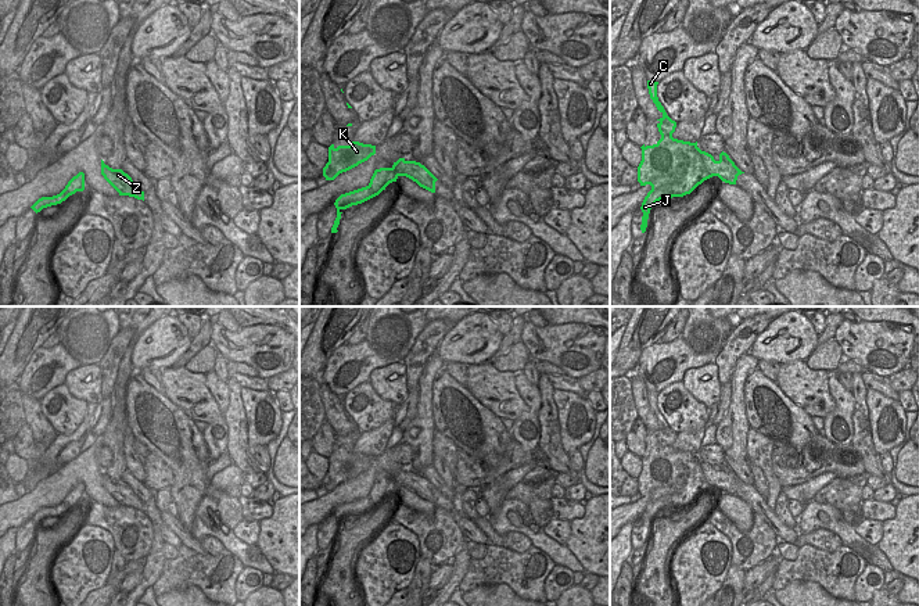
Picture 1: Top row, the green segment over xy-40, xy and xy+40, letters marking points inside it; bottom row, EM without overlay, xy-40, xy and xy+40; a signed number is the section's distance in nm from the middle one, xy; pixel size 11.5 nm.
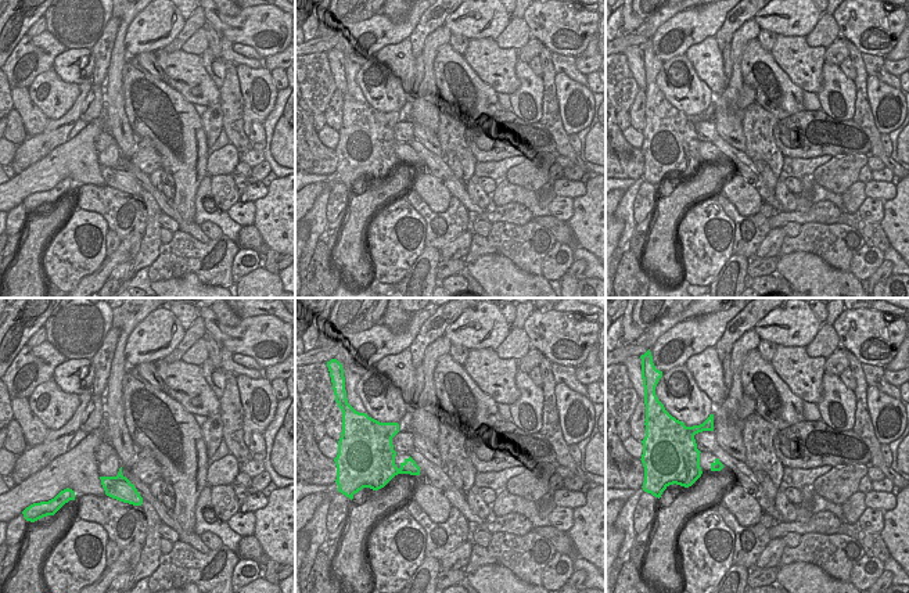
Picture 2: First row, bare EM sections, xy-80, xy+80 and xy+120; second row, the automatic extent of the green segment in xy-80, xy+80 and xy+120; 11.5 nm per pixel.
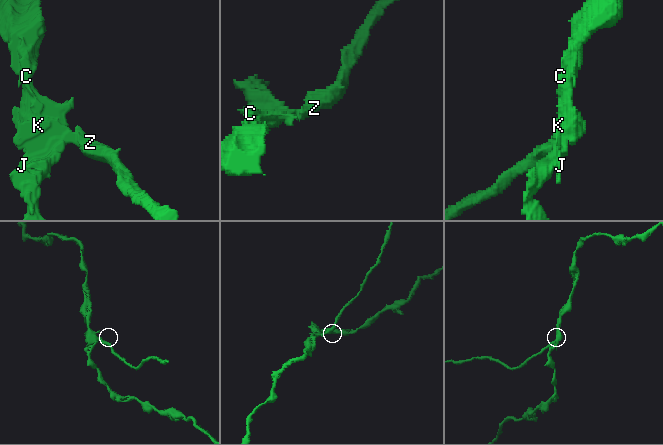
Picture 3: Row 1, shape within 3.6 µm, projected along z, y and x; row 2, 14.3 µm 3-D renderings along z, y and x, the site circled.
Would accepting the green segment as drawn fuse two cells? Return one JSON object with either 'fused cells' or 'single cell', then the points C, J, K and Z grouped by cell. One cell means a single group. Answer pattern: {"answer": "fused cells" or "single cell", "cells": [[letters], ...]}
{"answer": "fused cells", "cells": [["C", "J", "K"], ["Z"]]}

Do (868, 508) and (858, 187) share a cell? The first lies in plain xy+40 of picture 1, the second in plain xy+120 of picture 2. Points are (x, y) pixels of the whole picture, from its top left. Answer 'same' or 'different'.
different

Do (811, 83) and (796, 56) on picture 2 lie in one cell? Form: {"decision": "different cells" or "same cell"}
{"decision": "same cell"}

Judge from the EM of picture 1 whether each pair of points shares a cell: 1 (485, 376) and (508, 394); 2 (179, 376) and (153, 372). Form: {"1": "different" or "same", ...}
{"1": "same", "2": "different"}

